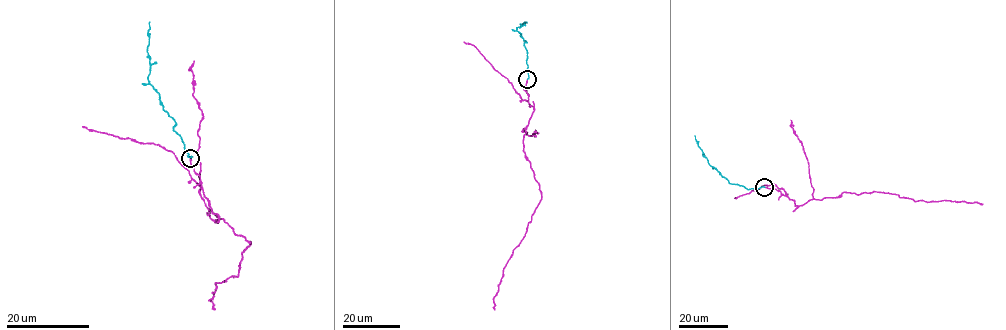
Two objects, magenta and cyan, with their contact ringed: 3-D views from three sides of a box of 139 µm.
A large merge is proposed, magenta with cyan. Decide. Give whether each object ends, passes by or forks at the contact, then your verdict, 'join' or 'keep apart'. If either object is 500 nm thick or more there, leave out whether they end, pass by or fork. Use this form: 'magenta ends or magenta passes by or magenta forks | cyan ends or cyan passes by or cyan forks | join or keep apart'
magenta ends | cyan ends | join

